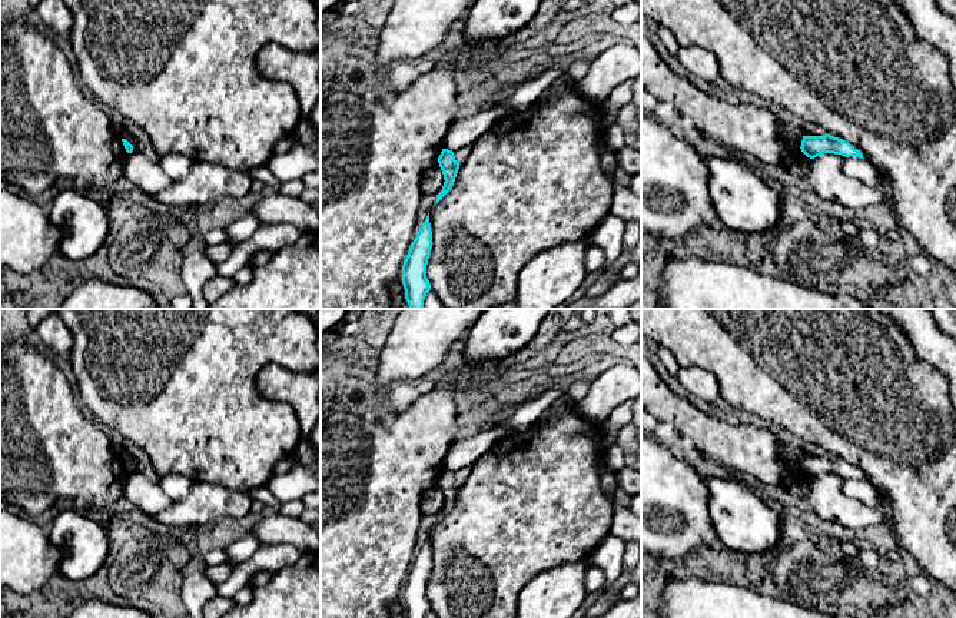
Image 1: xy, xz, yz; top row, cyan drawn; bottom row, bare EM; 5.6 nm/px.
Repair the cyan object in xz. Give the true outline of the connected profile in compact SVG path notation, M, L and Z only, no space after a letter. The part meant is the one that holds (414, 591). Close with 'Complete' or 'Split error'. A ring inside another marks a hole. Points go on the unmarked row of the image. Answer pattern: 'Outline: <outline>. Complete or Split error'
Outline: M429 534L421 545L415 561L411 564L409 572L402 585L402 605L405 618L425 618L431 611L426 598L426 585L432 569L432 551Z. Complete

